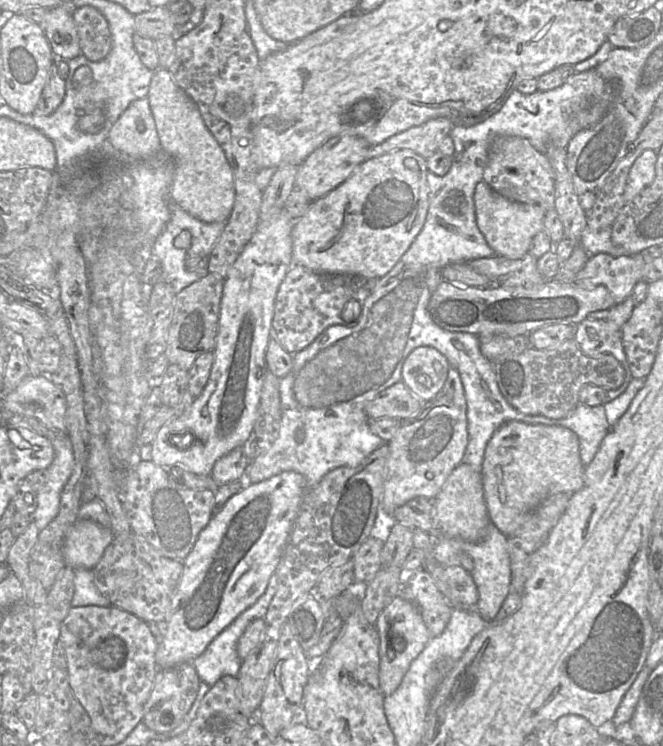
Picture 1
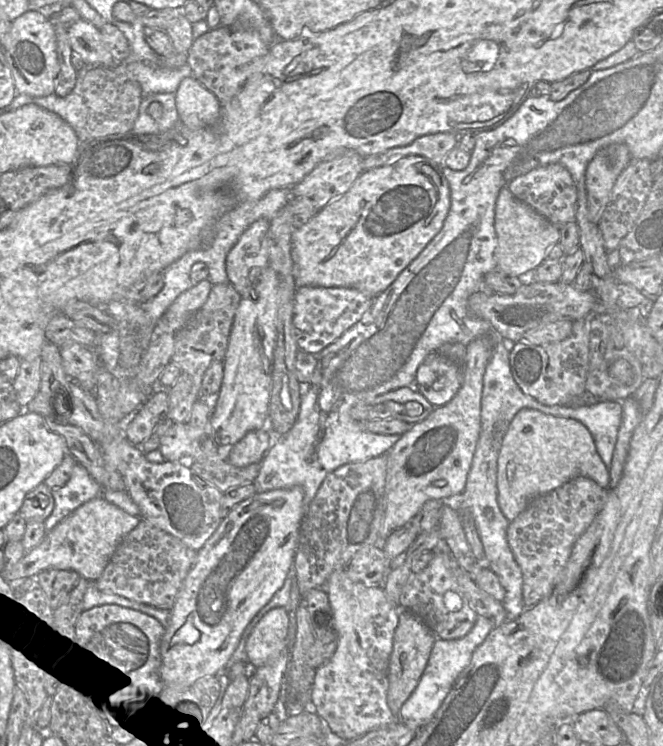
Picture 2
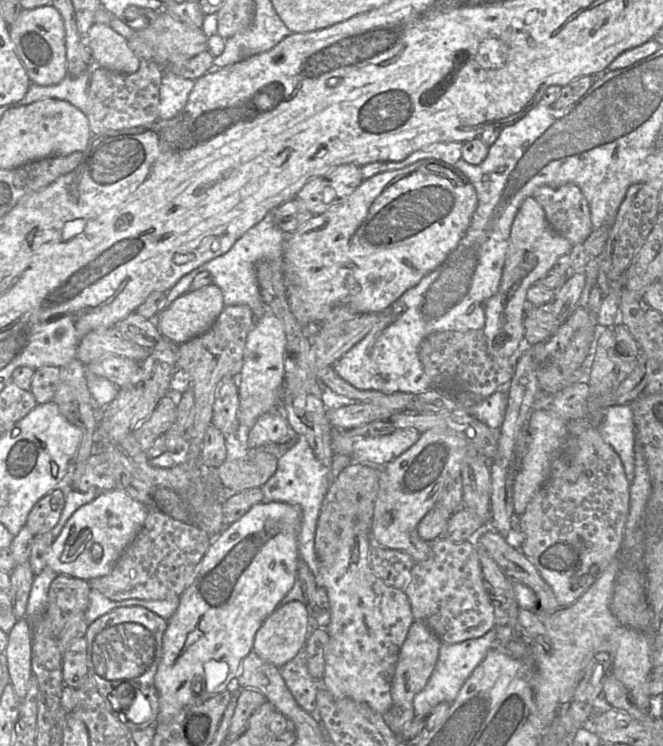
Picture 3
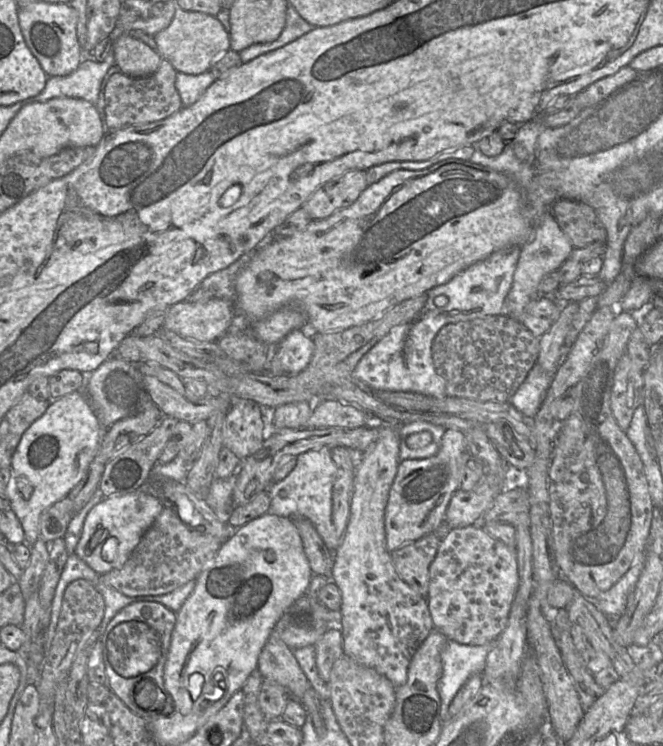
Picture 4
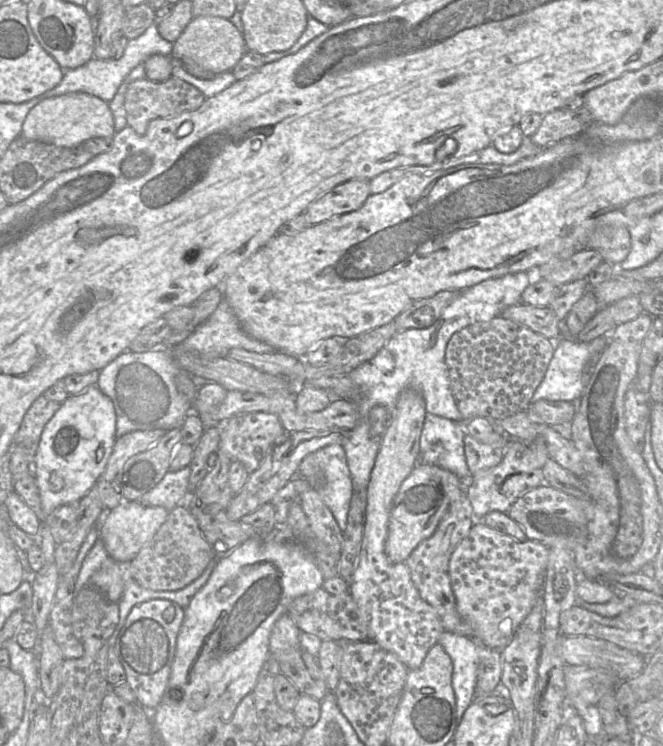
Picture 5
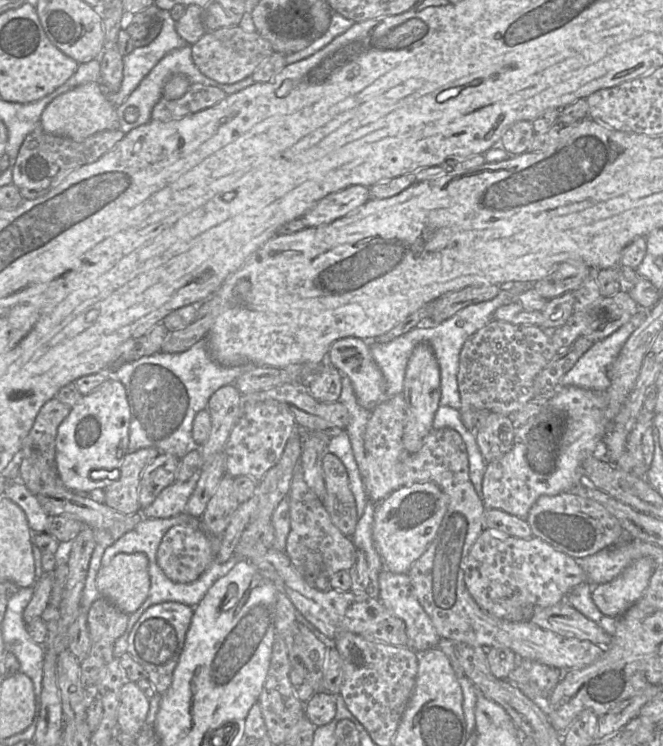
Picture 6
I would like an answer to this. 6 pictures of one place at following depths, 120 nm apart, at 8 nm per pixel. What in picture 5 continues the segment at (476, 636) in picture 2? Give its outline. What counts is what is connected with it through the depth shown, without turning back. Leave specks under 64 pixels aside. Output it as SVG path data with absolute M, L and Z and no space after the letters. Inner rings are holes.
M446 631L439 637L439 643L452 661L452 687L460 720L476 697L478 668L490 649L474 639Z

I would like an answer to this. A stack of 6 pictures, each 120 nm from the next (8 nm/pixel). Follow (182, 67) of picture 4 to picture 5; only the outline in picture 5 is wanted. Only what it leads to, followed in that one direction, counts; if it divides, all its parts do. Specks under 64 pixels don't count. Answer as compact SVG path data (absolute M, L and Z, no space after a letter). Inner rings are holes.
M197 16L193 17L179 38L173 43L171 58L181 61L182 63L184 59L193 60L202 68L216 75L220 75L224 72L231 71L245 55L245 51L247 51L247 47L243 33L229 19L216 16Z

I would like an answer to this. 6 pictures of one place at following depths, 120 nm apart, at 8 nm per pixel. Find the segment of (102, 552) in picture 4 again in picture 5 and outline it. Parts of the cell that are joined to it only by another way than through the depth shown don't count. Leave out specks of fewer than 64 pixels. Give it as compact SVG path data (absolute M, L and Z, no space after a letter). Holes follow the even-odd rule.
M125 501L106 512L97 525L101 540L110 555L117 563L130 562L138 552L153 538L166 521L168 511L160 506L145 507L139 501Z

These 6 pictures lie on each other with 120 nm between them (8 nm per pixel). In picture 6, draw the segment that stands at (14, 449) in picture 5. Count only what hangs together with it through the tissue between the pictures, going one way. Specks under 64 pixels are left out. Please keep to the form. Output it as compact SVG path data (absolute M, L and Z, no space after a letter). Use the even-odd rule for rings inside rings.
M56 398L48 400L39 410L34 424L21 447L24 459L19 468L20 480L34 494L50 517L58 515L70 516L73 512L82 511L83 504L94 505L94 502L104 503L105 489L95 489L87 495L79 494L66 488L59 476L55 458L57 430L70 413L71 407L63 404Z

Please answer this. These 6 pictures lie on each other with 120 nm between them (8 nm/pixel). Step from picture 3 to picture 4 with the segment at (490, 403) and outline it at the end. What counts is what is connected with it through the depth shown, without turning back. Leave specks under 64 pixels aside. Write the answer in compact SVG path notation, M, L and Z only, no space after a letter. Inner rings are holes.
M535 365L527 379L512 396L509 404L525 416L534 417L551 386L553 374Z

